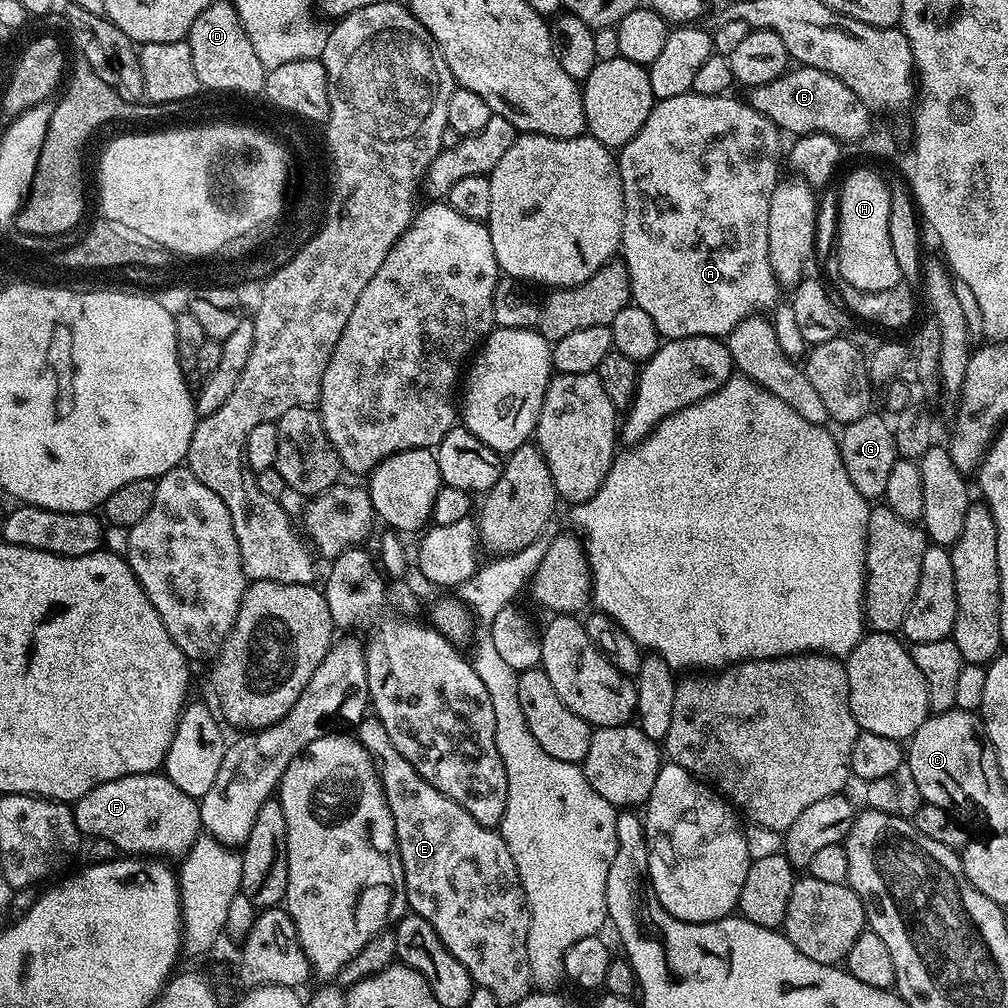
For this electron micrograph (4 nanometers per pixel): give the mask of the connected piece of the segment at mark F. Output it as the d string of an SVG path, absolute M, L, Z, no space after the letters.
M159 771L143 772L133 776L123 776L110 782L102 782L90 790L81 800L75 801L76 825L85 837L97 836L106 838L106 842L114 842L117 853L135 854L140 858L183 858L194 846L194 842L202 834L200 823L200 806L197 797L183 792L175 784L173 777Z

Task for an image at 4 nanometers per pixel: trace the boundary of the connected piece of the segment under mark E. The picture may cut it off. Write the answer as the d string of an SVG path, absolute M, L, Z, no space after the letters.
M375 714L361 715L360 721L354 725L354 735L376 761L376 773L380 775L384 797L394 818L407 907L434 926L446 950L450 950L450 954L466 966L473 985L490 990L502 1006L522 1002L522 998L530 995L534 988L528 965L528 931L532 925L532 914L528 911L528 899L524 897L514 858L510 858L510 850L503 836L496 828L482 826L461 804L446 798L446 794L423 780L418 770L414 770L414 766L398 754L390 742L390 734L386 734L386 726L382 726Z

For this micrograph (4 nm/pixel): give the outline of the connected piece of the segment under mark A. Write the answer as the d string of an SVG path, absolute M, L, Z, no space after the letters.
M690 91L686 94L678 94L678 98L666 98L665 100L656 100L650 110L650 118L646 118L646 122L642 126L642 130L638 130L638 134L634 134L634 138L630 138L630 142L626 142L623 148L618 152L618 163L620 165L620 177L622 178L622 194L624 195L624 217L622 218L622 234L620 235L620 247L622 249L622 259L624 265L628 268L630 274L630 282L632 283L632 299L631 303L635 307L646 310L646 314L650 314L650 319L654 321L654 326L658 326L661 337L669 340L677 340L678 338L686 338L687 336L715 336L717 338L727 337L729 332L734 330L734 326L738 326L738 322L745 317L755 313L757 310L768 310L772 303L776 300L776 292L778 293L778 285L774 274L770 270L770 254L768 253L768 219L770 218L770 194L776 189L778 177L781 175L780 164L782 168L782 148L780 152L780 136L781 129L771 124L762 114L758 114L758 110L752 108L751 103L735 100L732 94L722 96L703 96L697 92Z

